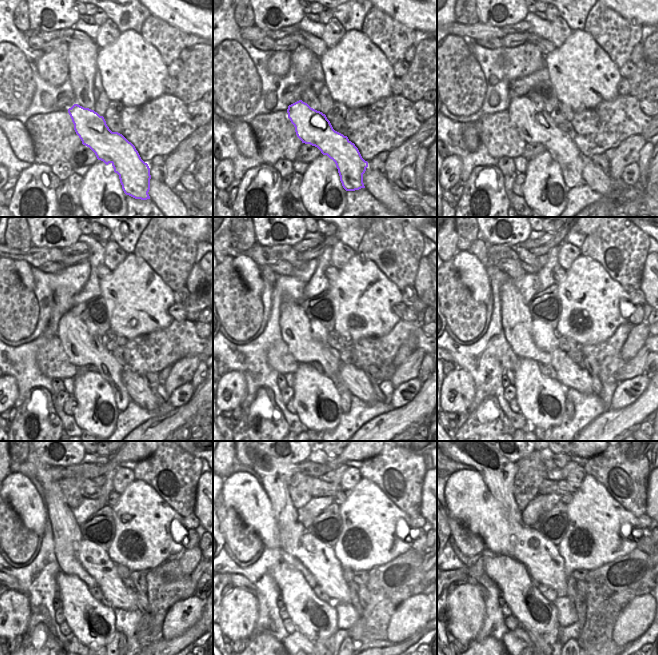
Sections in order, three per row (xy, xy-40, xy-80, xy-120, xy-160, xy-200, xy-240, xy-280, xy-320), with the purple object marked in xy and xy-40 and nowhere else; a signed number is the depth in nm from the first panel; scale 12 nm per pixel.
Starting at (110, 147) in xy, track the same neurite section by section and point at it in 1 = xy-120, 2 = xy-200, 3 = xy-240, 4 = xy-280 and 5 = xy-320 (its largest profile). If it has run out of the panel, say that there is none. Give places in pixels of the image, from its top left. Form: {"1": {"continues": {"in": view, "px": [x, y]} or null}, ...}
{"1": {"continues": {"in": "xy-120", "px": [82, 348]}}, "2": {"continues": {"in": "xy-200", "px": [516, 319]}}, "3": {"continues": {"in": "xy-240", "px": [66, 532]}}, "4": {"continues": {"in": "xy-280", "px": [274, 476]}}, "5": {"continues": {"in": "xy-320", "px": [498, 473]}}}

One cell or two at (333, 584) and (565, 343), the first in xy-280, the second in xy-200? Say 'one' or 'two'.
two

